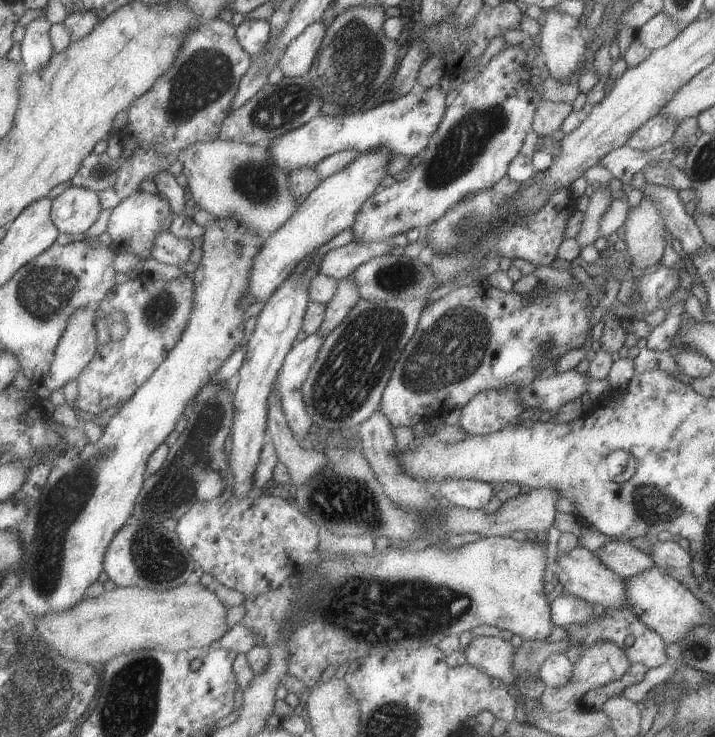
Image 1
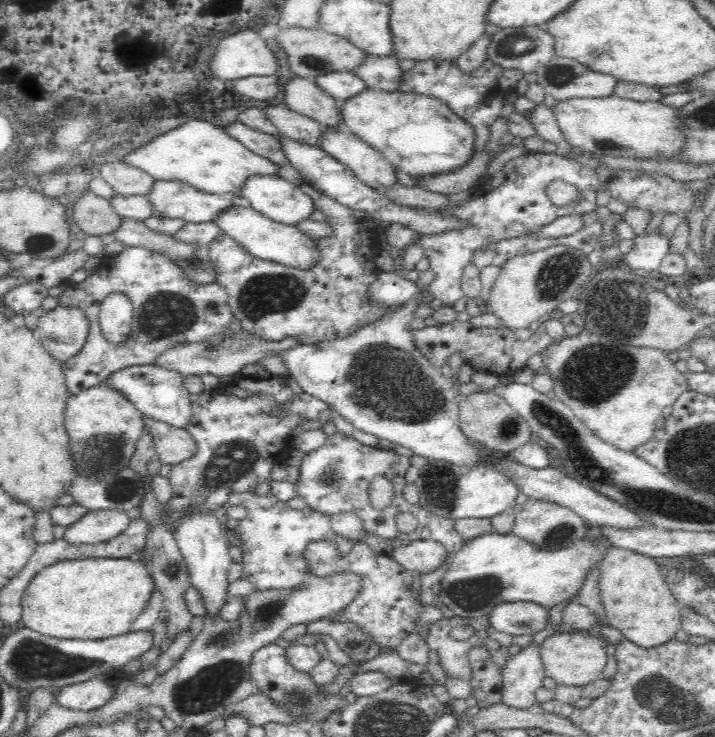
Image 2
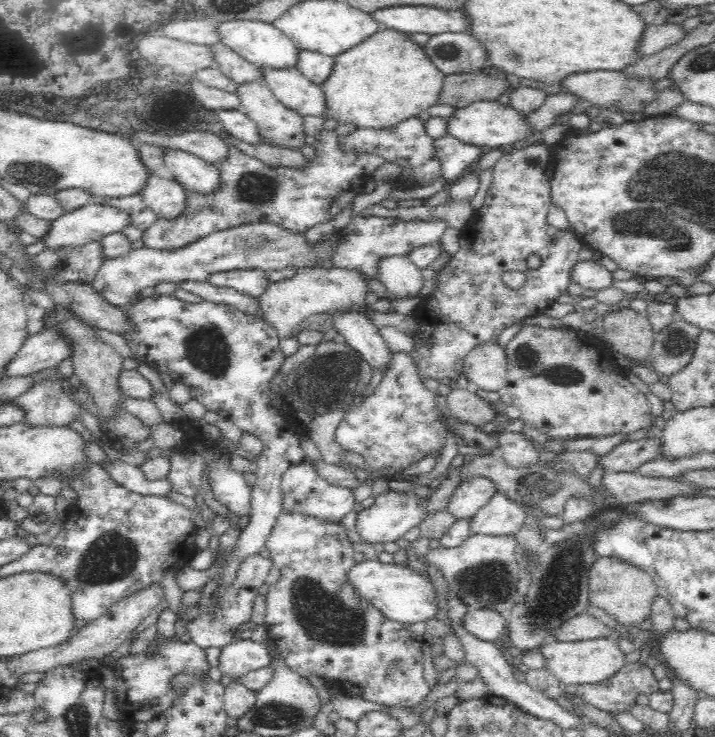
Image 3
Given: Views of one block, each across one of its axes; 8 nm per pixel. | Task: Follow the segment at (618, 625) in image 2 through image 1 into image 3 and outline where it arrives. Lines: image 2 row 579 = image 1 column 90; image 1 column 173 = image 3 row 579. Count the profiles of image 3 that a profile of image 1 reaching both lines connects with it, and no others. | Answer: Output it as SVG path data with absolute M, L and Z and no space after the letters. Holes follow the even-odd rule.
M599 557L589 572L589 602L606 610L624 626L647 627L657 596L652 577L640 568L614 557Z

